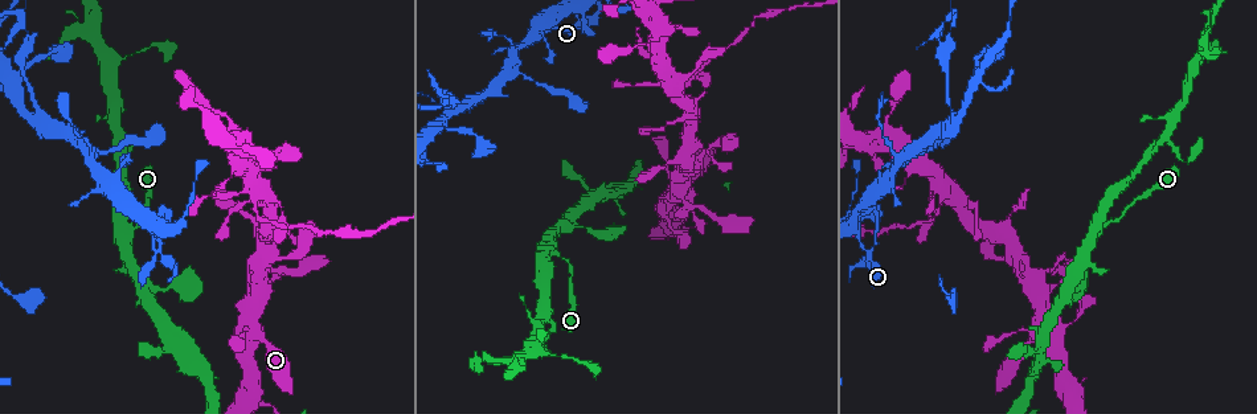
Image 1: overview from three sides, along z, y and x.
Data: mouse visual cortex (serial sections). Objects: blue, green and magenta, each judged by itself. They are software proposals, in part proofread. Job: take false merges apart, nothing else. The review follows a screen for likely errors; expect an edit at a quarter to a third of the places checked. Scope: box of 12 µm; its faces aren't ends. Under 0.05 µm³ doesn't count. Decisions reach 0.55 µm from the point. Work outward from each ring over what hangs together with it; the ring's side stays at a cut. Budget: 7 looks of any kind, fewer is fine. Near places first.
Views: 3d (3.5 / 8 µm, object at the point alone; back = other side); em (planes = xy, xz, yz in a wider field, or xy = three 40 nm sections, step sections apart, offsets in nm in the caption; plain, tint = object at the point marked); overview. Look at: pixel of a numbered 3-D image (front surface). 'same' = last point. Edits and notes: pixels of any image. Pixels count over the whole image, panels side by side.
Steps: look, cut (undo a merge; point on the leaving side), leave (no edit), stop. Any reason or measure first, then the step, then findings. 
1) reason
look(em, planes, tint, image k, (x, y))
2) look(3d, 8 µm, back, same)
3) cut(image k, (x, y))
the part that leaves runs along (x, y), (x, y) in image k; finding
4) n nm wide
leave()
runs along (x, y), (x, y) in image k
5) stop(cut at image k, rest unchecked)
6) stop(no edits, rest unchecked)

narrows sharply
look(3d, 3.5 µm, image 1, (265, 196))

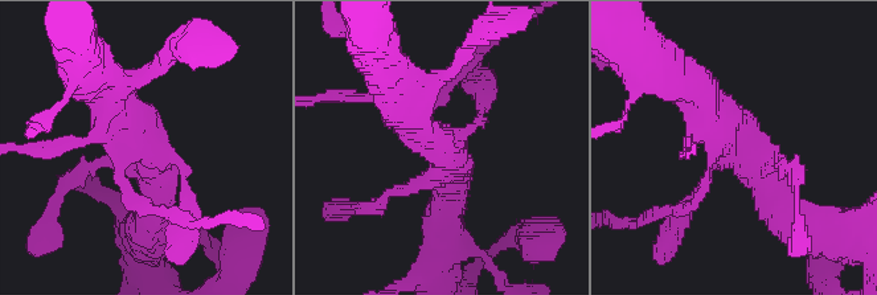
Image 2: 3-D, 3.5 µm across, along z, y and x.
look(em, xy, step 2, tint, image 2, (730, 141))

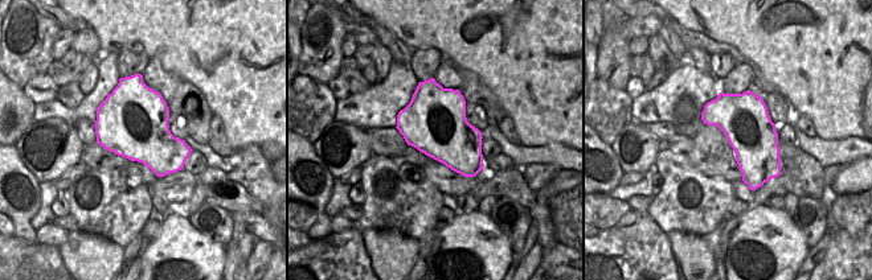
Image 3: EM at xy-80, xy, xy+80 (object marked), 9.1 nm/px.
cut(image 2, (445, 93))
a second cell is stuck on

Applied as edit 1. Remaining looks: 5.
thin arm on a thick one
look(3d, 3.5 µm, image 1, (582, 11))

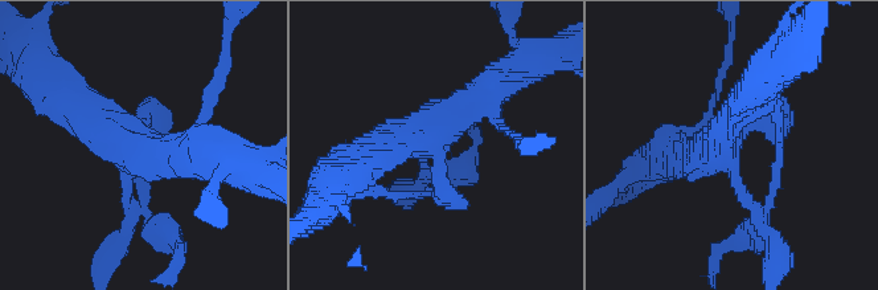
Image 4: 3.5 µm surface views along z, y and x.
need the tissue
look(em, xy, step 3, tint, image 4, (741, 134))

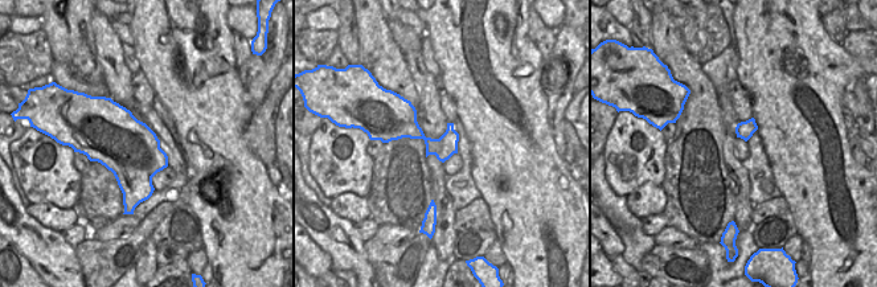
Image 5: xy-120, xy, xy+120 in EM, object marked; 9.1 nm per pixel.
look(em, xy, step 1, tint, same)

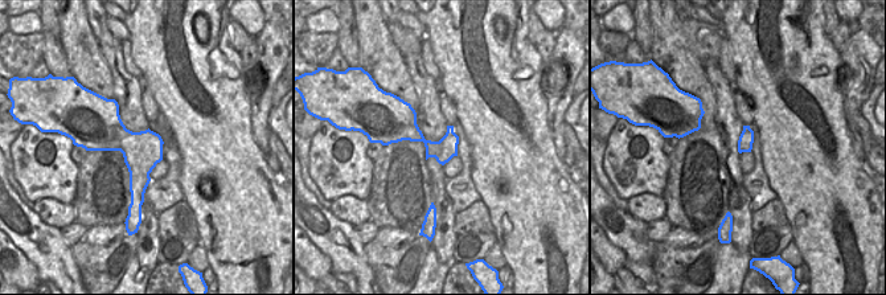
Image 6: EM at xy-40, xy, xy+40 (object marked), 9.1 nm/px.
leave()
runs along (126, 205), (134, 137), (171, 123) in image 4; one cell here

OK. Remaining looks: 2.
stop(cut at image 2, rest unchecked)

